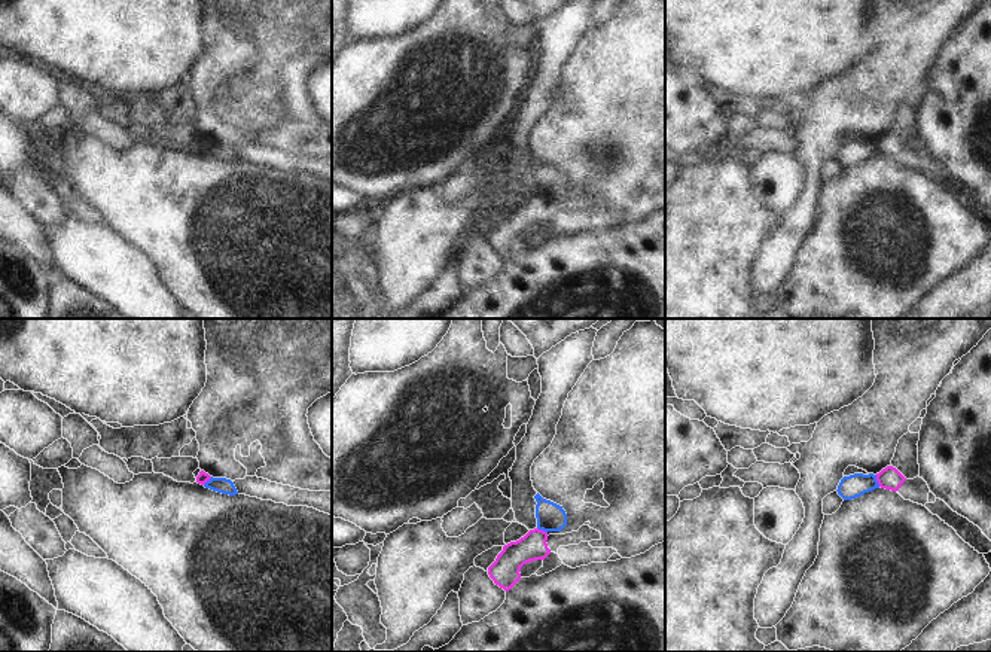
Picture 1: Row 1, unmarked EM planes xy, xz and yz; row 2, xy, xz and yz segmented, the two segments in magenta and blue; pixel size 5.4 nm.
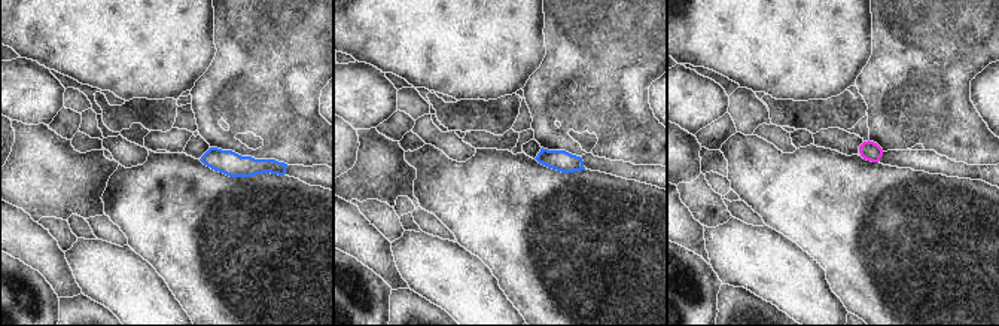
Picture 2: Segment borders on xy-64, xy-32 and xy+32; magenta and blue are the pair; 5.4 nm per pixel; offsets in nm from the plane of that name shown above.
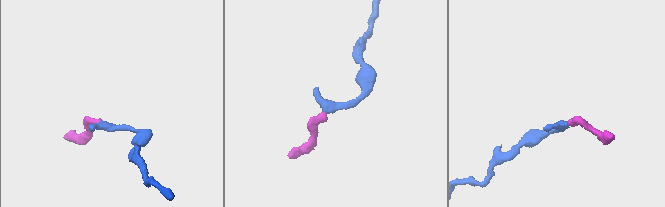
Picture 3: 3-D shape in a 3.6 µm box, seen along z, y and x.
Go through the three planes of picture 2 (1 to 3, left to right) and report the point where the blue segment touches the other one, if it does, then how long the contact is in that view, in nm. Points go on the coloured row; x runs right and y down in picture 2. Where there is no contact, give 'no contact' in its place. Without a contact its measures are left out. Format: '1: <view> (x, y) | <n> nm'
1: no contact
2: no contact
3: no contact

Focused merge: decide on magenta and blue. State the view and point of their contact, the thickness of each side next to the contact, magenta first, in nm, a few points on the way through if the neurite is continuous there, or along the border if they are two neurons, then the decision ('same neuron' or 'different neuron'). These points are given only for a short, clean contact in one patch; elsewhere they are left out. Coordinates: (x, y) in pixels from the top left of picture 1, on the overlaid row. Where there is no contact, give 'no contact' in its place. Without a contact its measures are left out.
contact yz (877, 480); calibres 120 and 130 nm; border yz (875, 475), (880, 486); different neuron

